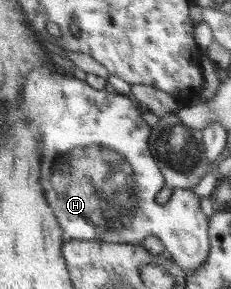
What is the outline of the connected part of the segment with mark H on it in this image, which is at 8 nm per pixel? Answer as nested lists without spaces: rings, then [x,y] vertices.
[[[34,68],[24,76],[22,100],[17,103],[17,109],[21,109],[26,119],[26,125],[34,127],[42,135],[42,159],[40,159],[40,183],[44,189],[44,197],[54,213],[54,219],[63,229],[63,241],[69,240],[96,240],[98,242],[118,243],[118,244],[141,244],[141,242],[150,235],[156,235],[163,247],[172,254],[173,262],[181,267],[185,273],[192,273],[198,267],[206,263],[210,254],[210,239],[208,238],[208,220],[202,209],[197,195],[190,190],[170,187],[166,185],[164,177],[158,168],[156,158],[150,153],[149,134],[150,127],[140,116],[139,103],[131,96],[122,94],[113,94],[107,90],[97,90],[90,87],[86,82],[68,75],[54,72],[48,68]]]

